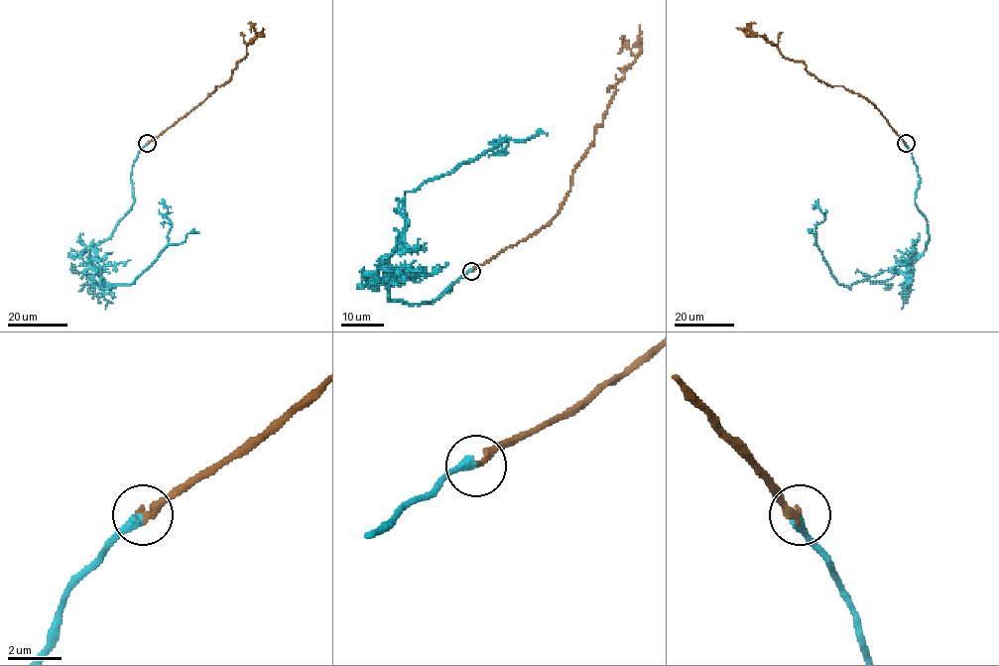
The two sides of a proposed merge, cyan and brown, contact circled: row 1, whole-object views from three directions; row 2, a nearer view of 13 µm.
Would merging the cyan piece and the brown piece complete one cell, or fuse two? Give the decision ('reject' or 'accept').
accept

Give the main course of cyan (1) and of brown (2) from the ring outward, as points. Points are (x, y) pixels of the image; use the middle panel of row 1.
1: (472, 270), (436, 301), (389, 298), (404, 194), (507, 144), (500, 154), (488, 144)
2: (472, 270), (526, 240), (557, 213), (624, 68), (640, 53), (640, 25)

